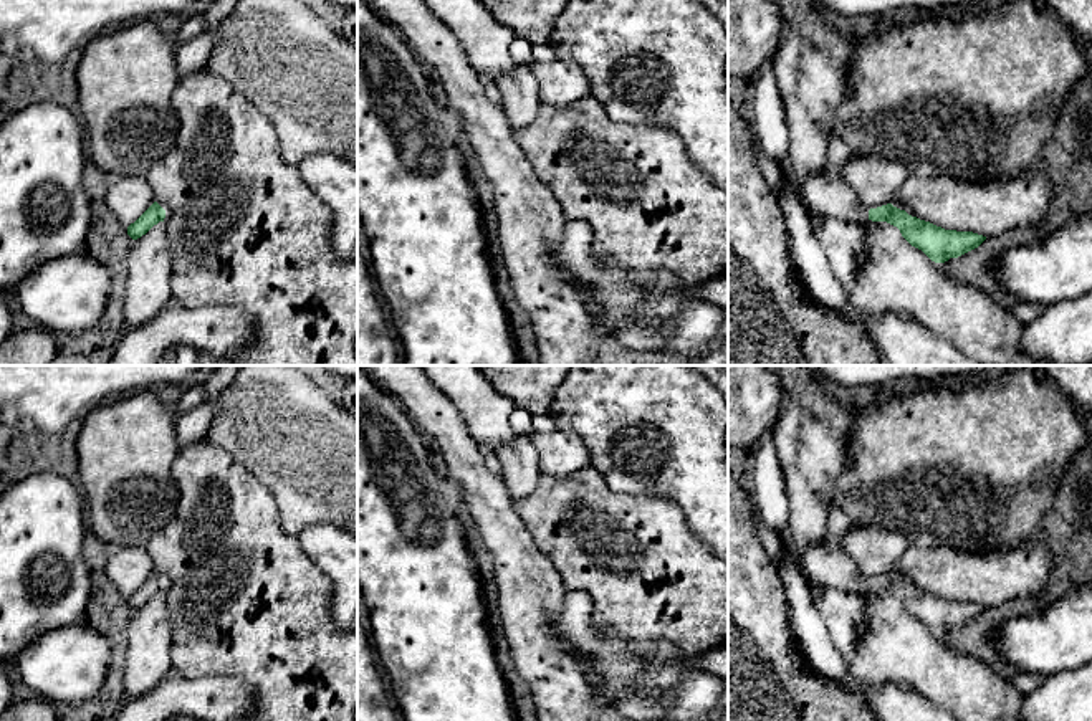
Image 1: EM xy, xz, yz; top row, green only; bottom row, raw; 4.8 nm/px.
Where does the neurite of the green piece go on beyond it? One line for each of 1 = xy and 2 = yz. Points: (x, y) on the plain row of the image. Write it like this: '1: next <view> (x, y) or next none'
1: next none
2: next yz (828, 564)

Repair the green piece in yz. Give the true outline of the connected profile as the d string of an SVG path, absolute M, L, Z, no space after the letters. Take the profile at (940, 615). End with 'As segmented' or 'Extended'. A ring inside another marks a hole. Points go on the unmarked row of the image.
M832 542L811 546L802 554L801 569L817 582L850 595L864 595L867 590L887 592L897 597L912 617L922 620L935 633L958 628L986 610L986 607L973 602L945 600L912 587L892 574L869 580L859 574L855 562Z. Extended

